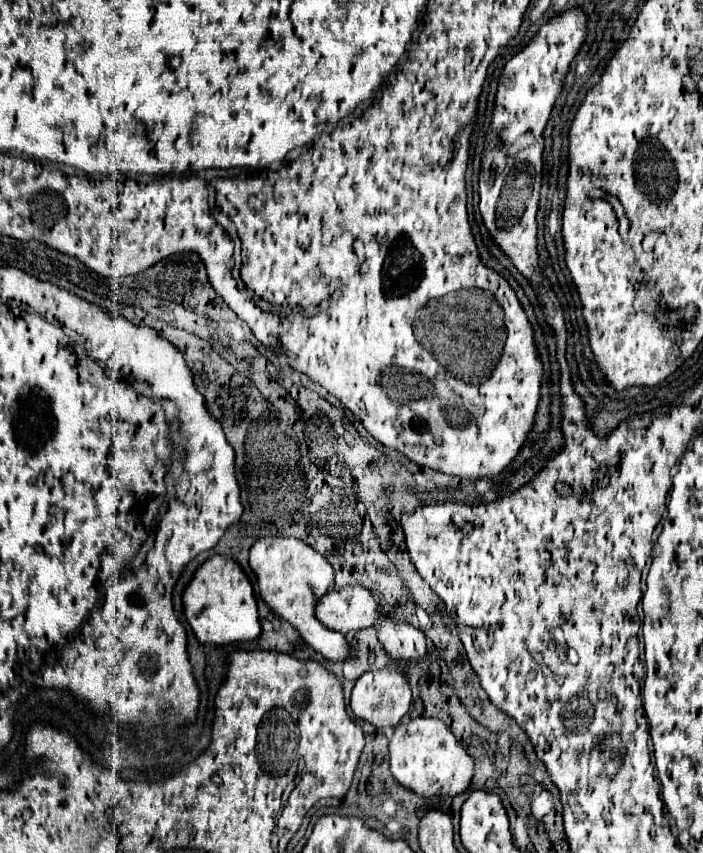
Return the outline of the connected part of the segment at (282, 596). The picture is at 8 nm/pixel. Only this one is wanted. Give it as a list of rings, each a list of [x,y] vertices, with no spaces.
[[[267,536],[253,542],[249,550],[249,566],[257,576],[261,598],[289,624],[293,624],[303,640],[311,644],[325,660],[345,662],[351,656],[351,646],[345,642],[343,634],[335,630],[323,628],[323,624],[315,618],[315,596],[321,596],[329,590],[333,580],[333,568],[325,556],[313,550],[299,538],[283,538],[283,536]]]

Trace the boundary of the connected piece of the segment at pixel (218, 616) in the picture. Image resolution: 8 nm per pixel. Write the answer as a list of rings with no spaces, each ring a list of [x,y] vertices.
[[[211,556],[195,570],[183,590],[183,610],[201,644],[229,644],[233,640],[251,640],[261,634],[253,586],[241,566],[227,556]]]

